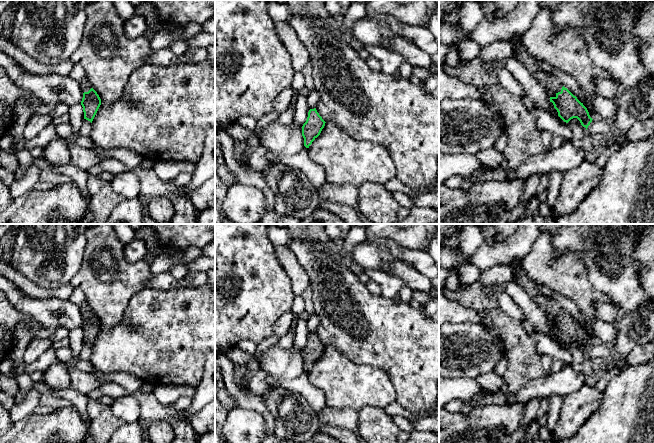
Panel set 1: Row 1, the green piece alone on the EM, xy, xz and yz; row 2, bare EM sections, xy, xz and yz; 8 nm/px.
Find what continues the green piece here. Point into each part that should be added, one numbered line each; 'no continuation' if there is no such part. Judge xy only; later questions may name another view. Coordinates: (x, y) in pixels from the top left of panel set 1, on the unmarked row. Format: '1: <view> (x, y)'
1: xy (85, 309)

